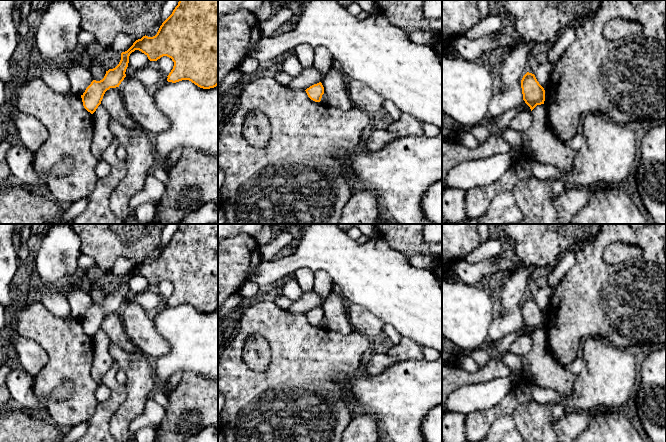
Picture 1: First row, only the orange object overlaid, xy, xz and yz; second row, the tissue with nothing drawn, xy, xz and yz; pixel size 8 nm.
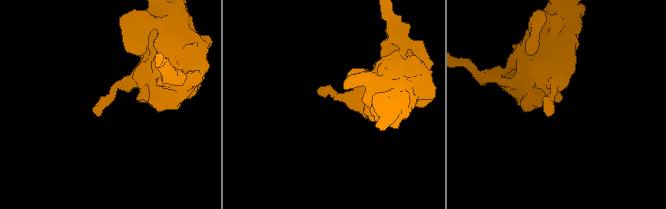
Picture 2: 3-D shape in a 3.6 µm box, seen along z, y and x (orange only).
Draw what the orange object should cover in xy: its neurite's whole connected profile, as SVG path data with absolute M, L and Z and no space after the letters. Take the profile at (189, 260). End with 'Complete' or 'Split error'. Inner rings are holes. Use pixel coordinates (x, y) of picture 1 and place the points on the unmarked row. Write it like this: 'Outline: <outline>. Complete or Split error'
Outline: M179 224L172 238L162 247L153 261L143 260L136 264L125 276L121 277L119 288L106 295L100 305L93 304L81 319L84 332L93 338L101 328L103 320L110 312L119 311L126 301L129 280L135 274L144 277L150 285L167 280L174 286L167 305L176 307L189 304L203 313L218 309L218 224Z. Complete

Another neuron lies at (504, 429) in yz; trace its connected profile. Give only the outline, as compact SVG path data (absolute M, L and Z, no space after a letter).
M511 414L499 417L491 426L485 439L480 442L524 442Z

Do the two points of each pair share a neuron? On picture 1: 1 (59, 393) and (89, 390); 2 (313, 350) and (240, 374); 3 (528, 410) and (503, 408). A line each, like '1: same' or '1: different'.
1: different
2: same
3: different

